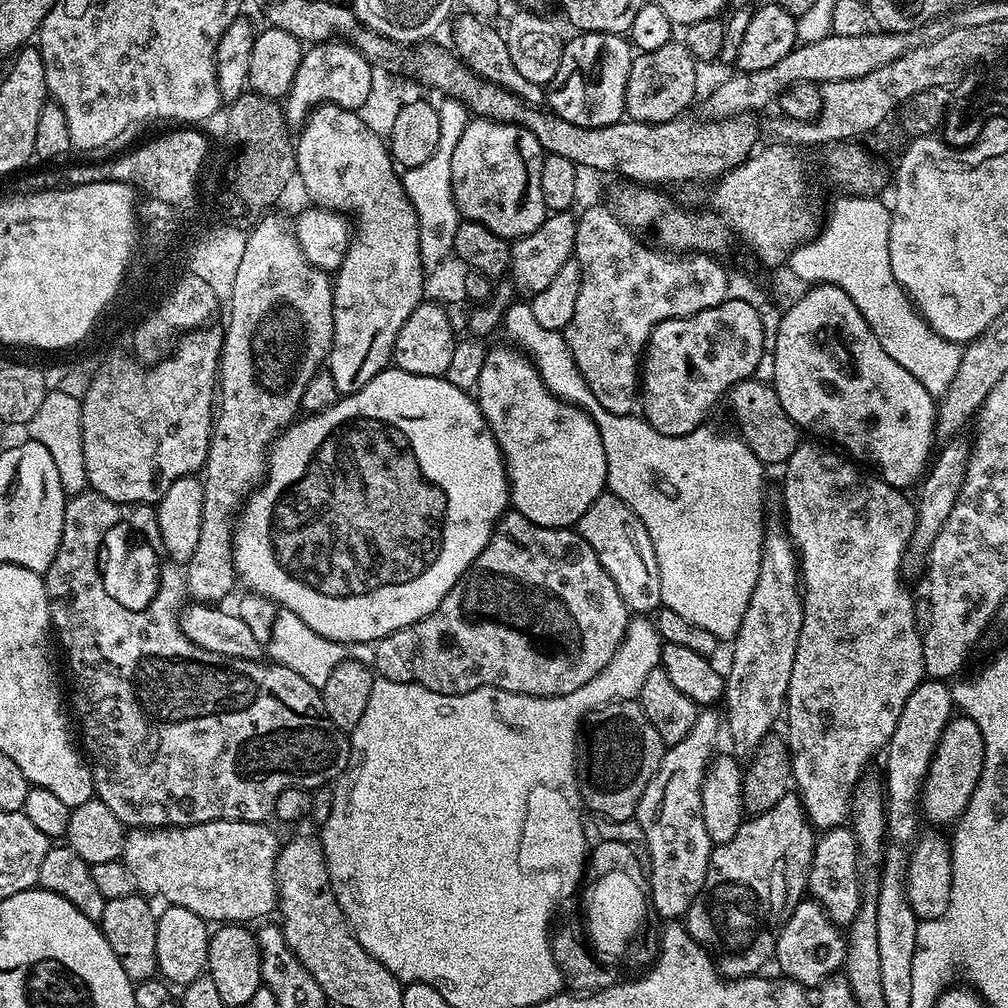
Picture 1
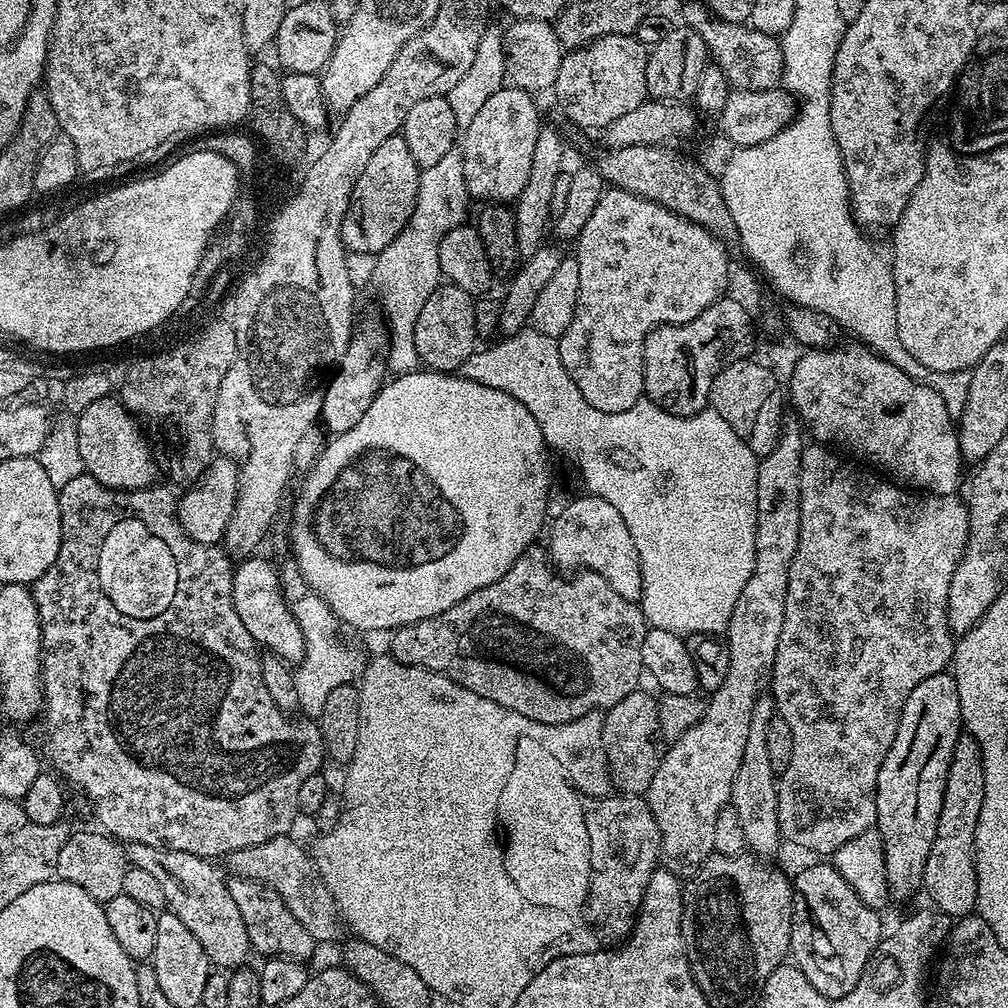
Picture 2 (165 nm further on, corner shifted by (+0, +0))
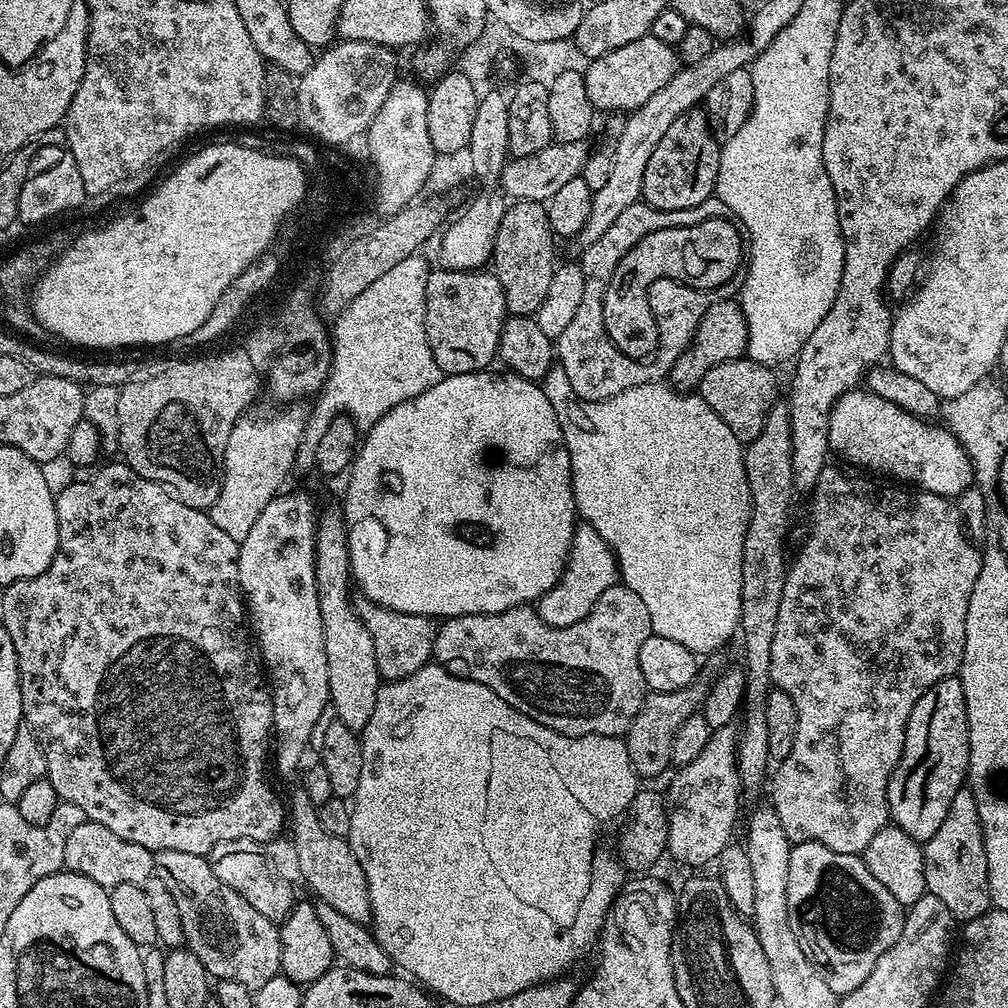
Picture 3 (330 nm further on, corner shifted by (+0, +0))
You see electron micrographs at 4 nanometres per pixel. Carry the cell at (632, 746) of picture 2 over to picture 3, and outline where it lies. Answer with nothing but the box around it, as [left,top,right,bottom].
[626,664,718,777]

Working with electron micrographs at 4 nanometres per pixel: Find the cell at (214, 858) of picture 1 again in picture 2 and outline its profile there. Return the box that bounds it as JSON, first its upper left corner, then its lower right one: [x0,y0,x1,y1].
[227,835,342,942]

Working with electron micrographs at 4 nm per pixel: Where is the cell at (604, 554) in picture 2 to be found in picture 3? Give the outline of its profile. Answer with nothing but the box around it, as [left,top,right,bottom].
[535,522,620,628]

